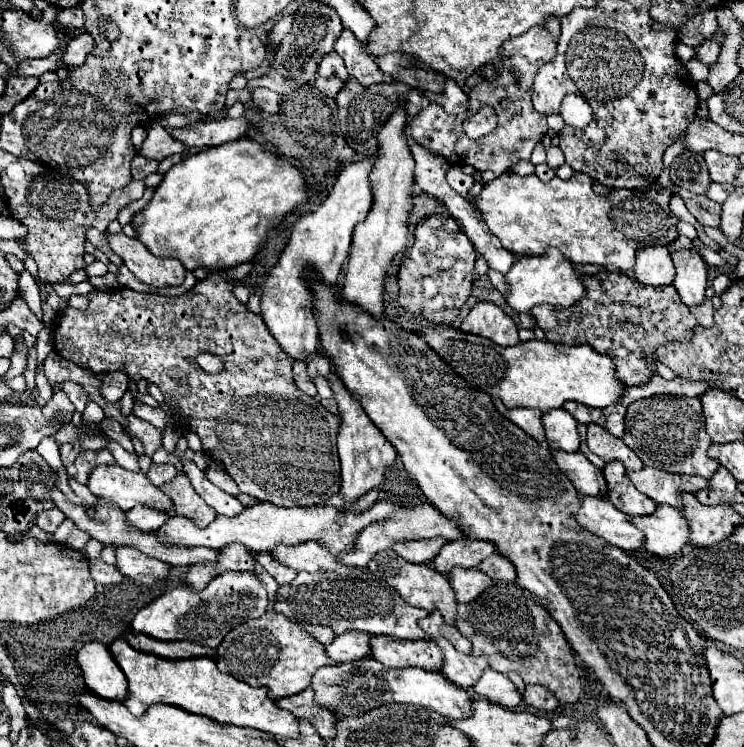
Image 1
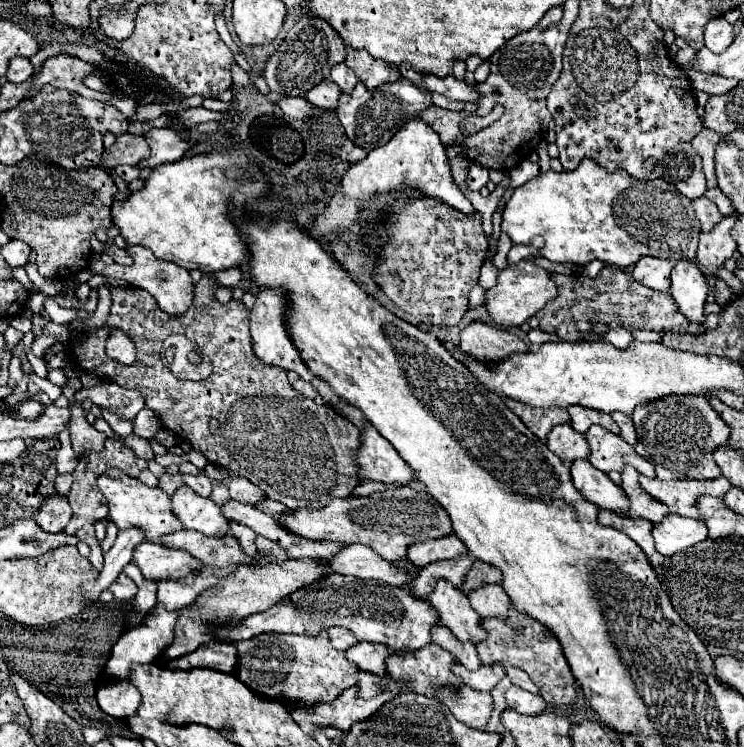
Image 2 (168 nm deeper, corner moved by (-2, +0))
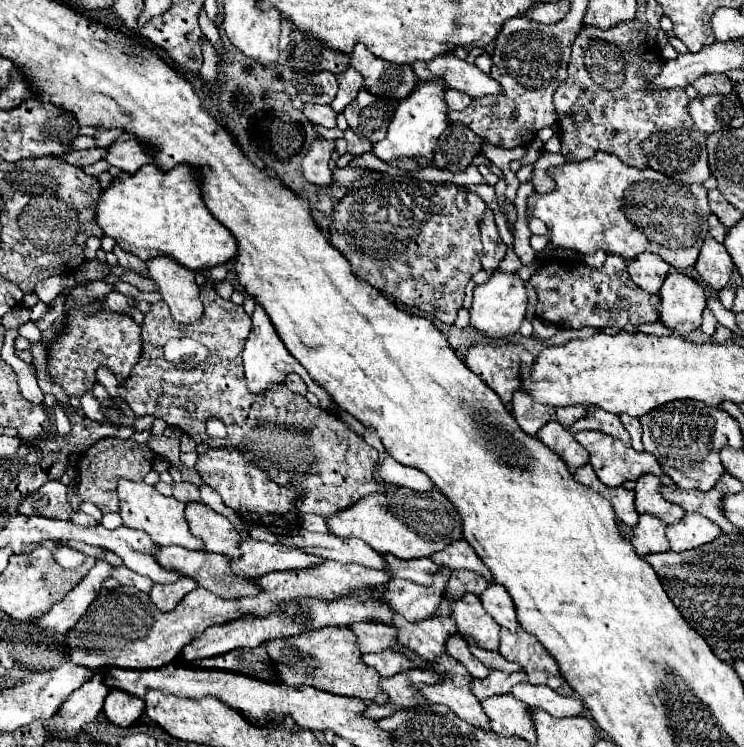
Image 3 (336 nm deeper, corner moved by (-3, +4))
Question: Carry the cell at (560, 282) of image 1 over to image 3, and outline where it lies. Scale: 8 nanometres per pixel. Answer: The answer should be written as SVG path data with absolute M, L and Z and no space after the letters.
M496 271L486 283L474 287L474 301L470 307L470 325L478 331L484 331L488 337L506 337L520 329L520 323L526 315L528 289L516 273Z

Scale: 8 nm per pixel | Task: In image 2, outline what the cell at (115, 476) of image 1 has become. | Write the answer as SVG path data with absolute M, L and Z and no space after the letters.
M109 469L105 475L101 475L97 479L97 483L99 483L101 493L107 497L109 517L117 525L119 531L125 531L125 529L135 527L135 529L139 529L143 533L145 541L161 543L161 539L165 535L183 529L181 521L171 511L171 497L165 491L147 487L139 479L133 479L133 477L125 475L123 471L117 471L117 469Z

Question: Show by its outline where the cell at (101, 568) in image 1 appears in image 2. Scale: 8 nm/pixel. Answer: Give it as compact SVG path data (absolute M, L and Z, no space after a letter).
M121 573L121 575L115 579L115 583L109 587L109 591L111 591L117 599L131 599L131 597L135 597L135 593L137 593L137 585L135 585L125 573Z

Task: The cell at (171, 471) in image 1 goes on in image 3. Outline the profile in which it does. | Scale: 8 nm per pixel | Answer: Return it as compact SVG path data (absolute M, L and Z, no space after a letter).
M172 483L172 491L174 491L174 497L182 503L190 503L190 501L200 501L200 495L198 495L198 487L192 485L192 483Z

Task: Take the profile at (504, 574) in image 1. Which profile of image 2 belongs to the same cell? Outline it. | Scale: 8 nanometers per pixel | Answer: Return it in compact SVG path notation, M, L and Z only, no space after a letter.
M473 559L473 565L471 565L469 573L463 579L461 591L465 595L469 595L477 587L483 587L483 585L489 585L489 583L501 583L501 571L497 571L493 565L487 565L483 561Z

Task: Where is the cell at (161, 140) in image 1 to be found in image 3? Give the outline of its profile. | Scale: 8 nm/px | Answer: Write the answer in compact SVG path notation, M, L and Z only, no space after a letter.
M96 147L96 149L88 149L88 151L70 151L70 153L64 155L62 159L68 161L68 163L72 163L72 165L86 167L86 165L92 165L92 163L104 159L106 153L108 153L108 149L100 149L100 147Z

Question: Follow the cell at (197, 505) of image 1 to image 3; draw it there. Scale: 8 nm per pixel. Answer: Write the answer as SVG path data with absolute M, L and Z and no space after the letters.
M190 501L186 503L184 517L190 525L190 531L194 537L202 539L204 551L210 553L222 553L228 557L238 557L238 543L240 535L236 527L220 513L212 511L202 501Z

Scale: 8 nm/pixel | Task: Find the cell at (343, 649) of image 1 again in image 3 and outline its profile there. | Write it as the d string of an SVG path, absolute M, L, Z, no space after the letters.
M384 649L380 653L364 653L362 661L366 665L374 667L382 677L392 677L396 673L402 673L402 671L408 671L414 667L414 663L406 655L402 655L394 649Z

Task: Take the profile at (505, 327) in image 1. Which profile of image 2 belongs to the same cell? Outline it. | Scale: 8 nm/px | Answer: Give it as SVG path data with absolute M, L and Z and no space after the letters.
M475 321L461 331L459 347L465 355L481 363L499 363L511 353L529 351L527 343L523 343L517 335L481 321Z

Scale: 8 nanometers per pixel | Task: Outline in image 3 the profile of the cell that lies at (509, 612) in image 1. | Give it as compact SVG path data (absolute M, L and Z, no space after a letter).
M502 627L498 653L508 661L516 661L526 671L528 681L532 685L548 685L556 693L566 697L574 695L574 689L560 675L560 667L556 659L526 629L518 627L518 631L512 633Z

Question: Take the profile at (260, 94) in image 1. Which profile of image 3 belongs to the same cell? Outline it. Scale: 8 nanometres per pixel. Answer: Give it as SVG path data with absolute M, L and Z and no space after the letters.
M306 103L302 113L314 123L314 125L322 125L322 127L336 127L336 113L330 105L312 105Z

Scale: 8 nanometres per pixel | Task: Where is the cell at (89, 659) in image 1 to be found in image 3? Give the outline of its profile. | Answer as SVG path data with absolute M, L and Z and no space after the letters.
M112 689L104 701L106 717L120 727L130 727L132 723L136 723L142 711L144 711L144 699L130 695L122 689Z

